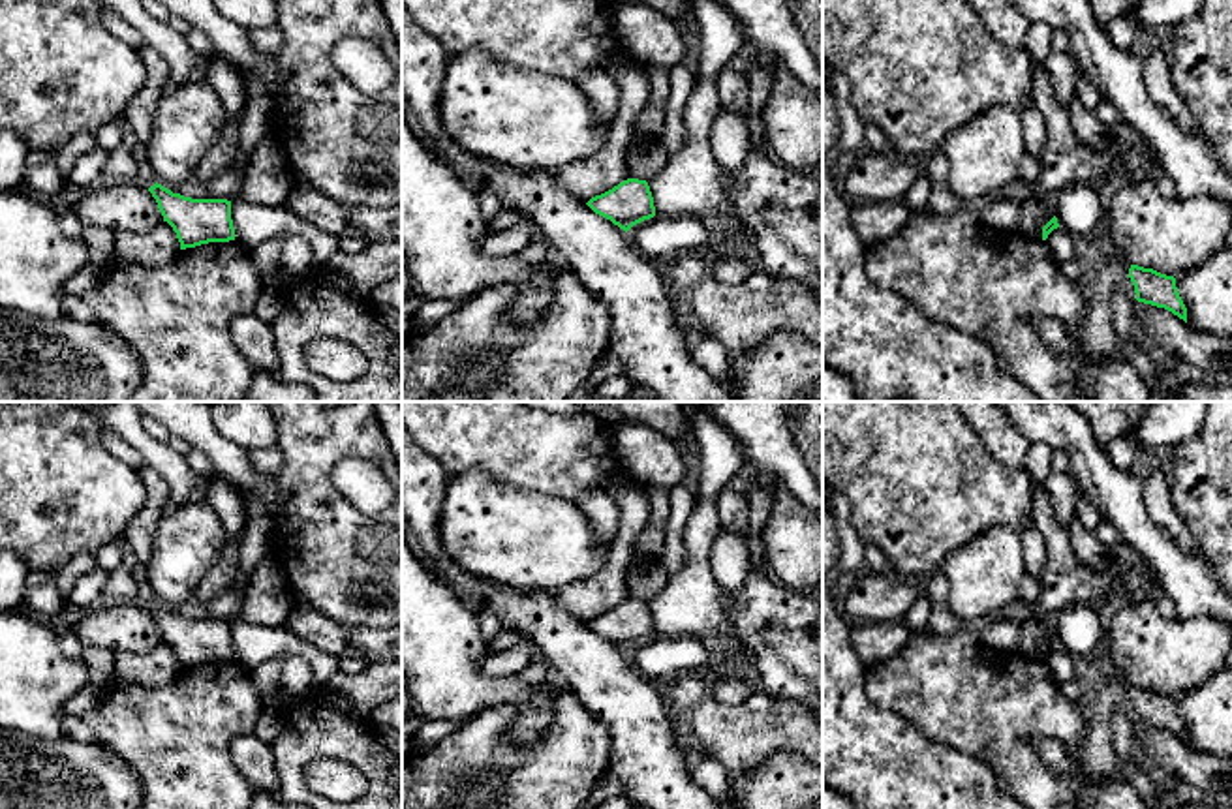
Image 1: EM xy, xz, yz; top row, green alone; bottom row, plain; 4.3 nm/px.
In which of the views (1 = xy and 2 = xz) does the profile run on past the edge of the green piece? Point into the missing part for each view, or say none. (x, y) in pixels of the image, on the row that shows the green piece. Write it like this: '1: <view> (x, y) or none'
1: none
2: none

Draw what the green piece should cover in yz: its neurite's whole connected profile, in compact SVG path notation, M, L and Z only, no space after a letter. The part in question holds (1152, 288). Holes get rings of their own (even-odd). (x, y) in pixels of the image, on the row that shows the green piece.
M1131 265L1129 278L1138 302L1164 308L1187 323L1187 308L1178 293L1174 276Z

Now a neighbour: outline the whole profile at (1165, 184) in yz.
M1146 161L1142 173L1147 173L1151 176L1163 197L1176 197L1174 180L1161 169L1157 161Z

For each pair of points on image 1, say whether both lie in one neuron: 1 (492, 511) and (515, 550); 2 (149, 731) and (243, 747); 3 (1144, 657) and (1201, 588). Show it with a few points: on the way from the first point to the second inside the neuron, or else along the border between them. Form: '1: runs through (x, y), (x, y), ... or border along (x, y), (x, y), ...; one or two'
1: runs through (492, 520), (511, 541); one
2: border along (250, 731), (231, 742), (231, 759), (252, 785); two
3: border along (1212, 616), (1176, 618); two

